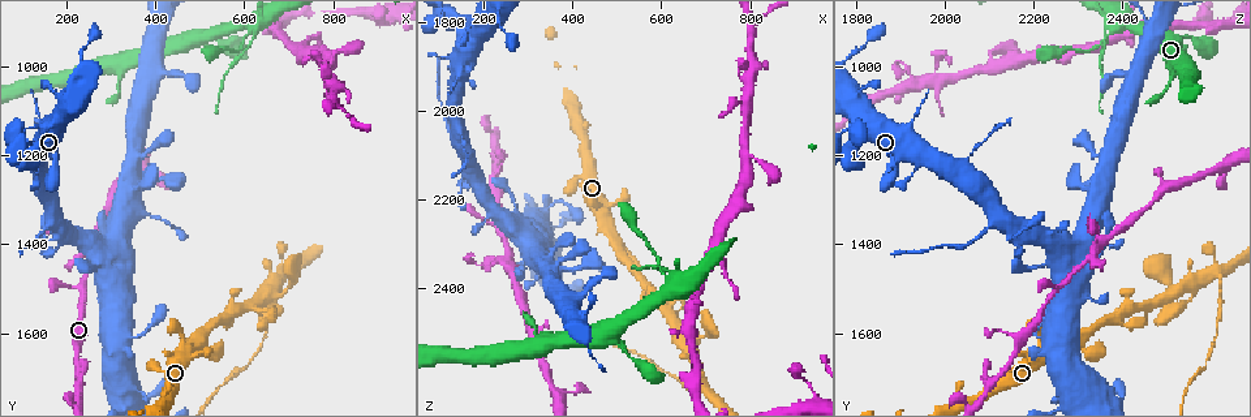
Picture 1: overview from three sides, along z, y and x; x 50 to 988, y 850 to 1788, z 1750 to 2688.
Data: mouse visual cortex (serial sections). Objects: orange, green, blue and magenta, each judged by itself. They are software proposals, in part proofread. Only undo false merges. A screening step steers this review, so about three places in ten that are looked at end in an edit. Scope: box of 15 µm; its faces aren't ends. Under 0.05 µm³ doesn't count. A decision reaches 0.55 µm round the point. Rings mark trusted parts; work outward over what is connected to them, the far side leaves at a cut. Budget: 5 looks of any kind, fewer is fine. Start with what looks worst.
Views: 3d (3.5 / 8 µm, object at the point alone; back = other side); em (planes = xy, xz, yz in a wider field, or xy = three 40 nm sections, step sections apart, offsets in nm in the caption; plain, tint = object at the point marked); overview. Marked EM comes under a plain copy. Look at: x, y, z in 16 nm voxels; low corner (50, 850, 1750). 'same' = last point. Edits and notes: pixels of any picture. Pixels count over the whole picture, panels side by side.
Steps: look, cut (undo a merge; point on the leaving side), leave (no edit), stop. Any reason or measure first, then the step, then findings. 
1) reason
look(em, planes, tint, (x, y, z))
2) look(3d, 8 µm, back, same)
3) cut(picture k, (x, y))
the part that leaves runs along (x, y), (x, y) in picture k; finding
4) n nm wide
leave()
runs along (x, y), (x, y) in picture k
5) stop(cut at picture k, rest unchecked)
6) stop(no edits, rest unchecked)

sharp bend
look(3d, 3.5 µm, (650, 1540, 2505))

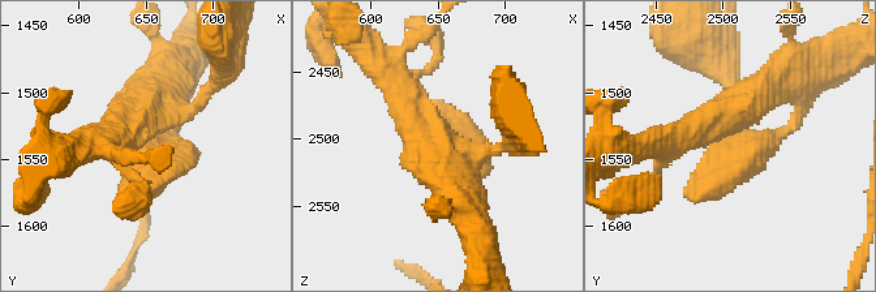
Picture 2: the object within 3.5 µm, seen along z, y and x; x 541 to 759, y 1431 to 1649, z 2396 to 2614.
shape alone is not enough
look(em, xy, step 1, tint, (652, 1538, 2502))

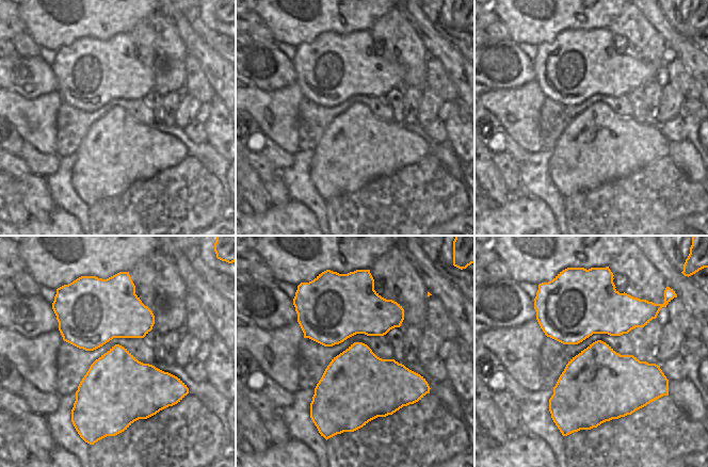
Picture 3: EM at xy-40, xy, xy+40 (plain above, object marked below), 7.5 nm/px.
look(em, xy, step 5, tint, same)

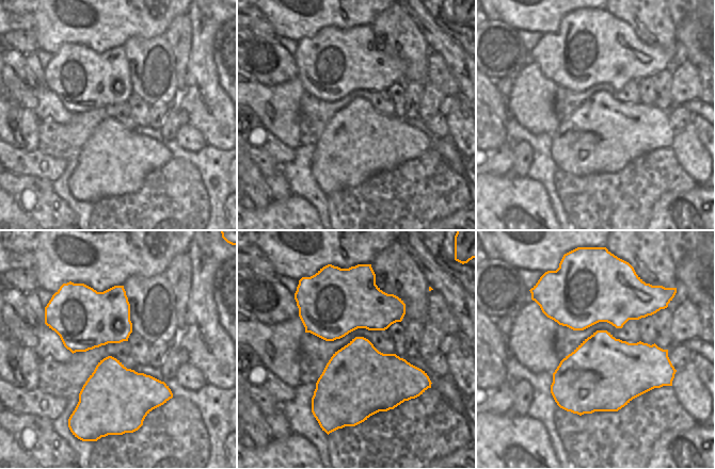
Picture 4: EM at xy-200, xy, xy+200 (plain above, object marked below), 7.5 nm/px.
leave()
runs along (674, 140), (718, 120), (728, 159), (695, 200) in picture 2; all the same cell

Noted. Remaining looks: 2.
thick turns thin
look(3d, 3.5 µm, (165, 1340, 2115))

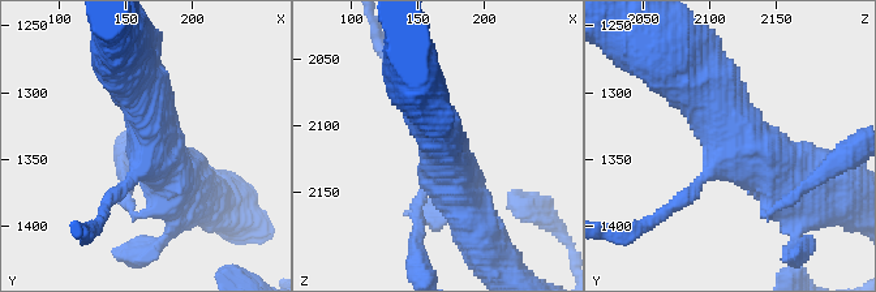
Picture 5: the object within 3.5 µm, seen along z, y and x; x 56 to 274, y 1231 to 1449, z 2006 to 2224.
3 arms; arms of 150, 500, 600 nm; need the tissue
look(em, xy, step 5, tint, (166, 1346, 2112))

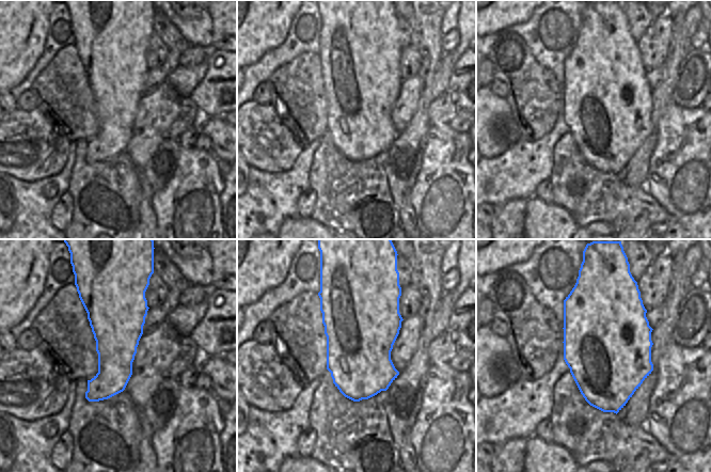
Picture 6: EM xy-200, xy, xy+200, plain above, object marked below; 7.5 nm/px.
550 nm wide
cut(picture 5, (677, 201))
the part that leaves runs along (701, 183), (638, 231), (618, 235) in picture 5; two cells meet here

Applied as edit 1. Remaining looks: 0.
stop(cut at picture 5, rest unchecked)

